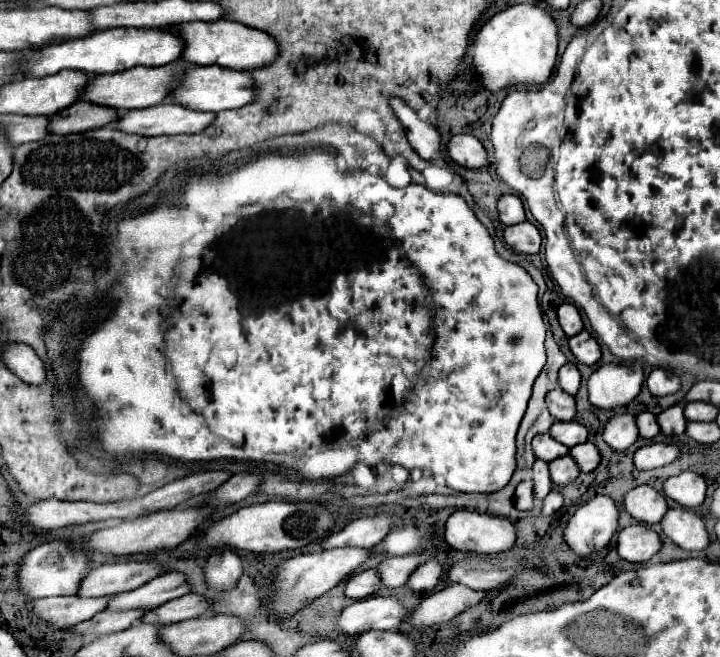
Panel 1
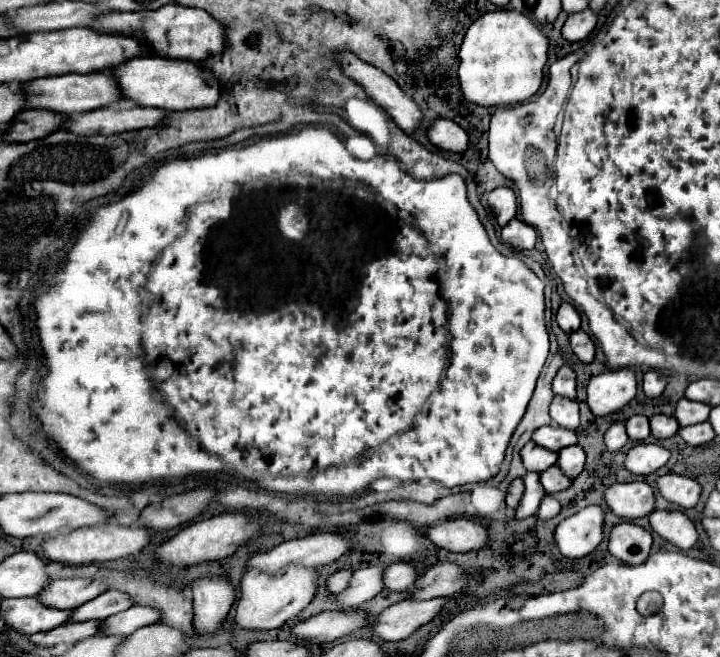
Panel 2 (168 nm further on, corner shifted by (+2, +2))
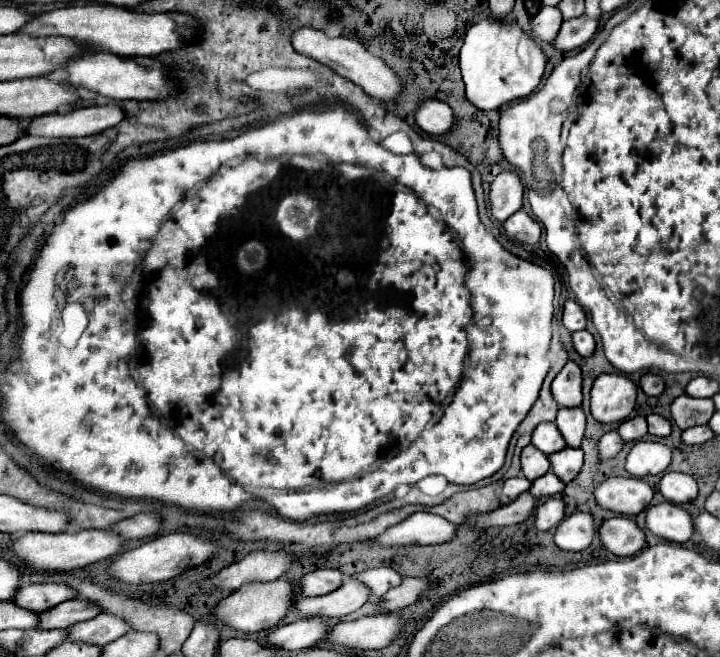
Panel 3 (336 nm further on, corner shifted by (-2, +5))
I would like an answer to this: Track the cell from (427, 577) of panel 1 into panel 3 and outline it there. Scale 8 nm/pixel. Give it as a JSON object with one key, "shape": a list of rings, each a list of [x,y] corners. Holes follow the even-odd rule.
{"shape":[[[388,566],[358,572],[358,574],[354,574],[354,578],[358,582],[362,582],[370,590],[370,594],[374,594],[378,598],[382,598],[390,588],[396,588],[402,582],[402,576],[394,568],[388,568]]]}

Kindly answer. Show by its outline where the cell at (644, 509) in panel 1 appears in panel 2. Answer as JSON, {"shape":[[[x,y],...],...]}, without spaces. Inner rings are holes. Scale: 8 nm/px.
{"shape":[[[644,481],[612,485],[606,491],[606,503],[618,517],[624,519],[648,517],[656,509],[654,491]]]}

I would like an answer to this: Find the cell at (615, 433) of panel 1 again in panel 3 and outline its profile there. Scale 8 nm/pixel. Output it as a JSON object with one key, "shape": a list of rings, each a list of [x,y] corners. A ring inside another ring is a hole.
{"shape":[[[612,430],[612,432],[606,432],[600,440],[598,440],[598,454],[600,454],[600,458],[602,460],[610,460],[610,458],[614,458],[620,450],[622,450],[622,438],[618,436],[618,432],[616,430]]]}

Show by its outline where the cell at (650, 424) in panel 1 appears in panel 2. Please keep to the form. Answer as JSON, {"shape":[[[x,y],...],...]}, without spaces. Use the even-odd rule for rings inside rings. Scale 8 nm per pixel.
{"shape":[[[634,415],[626,421],[628,437],[634,441],[644,441],[650,435],[650,421],[646,415]]]}

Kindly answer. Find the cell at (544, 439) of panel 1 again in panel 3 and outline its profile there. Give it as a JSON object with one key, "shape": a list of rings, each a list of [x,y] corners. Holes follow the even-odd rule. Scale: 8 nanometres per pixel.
{"shape":[[[532,444],[522,450],[522,472],[530,482],[544,476],[548,470],[550,470],[550,462],[548,462],[546,454],[542,454]]]}

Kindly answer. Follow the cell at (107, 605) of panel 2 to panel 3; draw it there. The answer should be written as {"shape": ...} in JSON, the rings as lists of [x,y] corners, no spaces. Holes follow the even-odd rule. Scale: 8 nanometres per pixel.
{"shape":[[[66,600],[46,612],[38,614],[36,630],[66,630],[76,622],[84,622],[100,614],[102,610],[86,600]]]}

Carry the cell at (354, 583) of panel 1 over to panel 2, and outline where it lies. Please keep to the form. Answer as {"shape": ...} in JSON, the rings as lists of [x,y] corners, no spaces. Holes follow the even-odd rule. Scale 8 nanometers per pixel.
{"shape":[[[338,571],[338,573],[334,573],[334,575],[328,577],[326,585],[328,585],[328,589],[330,589],[334,595],[338,595],[338,593],[342,593],[344,589],[348,589],[350,579],[352,579],[352,571]]]}

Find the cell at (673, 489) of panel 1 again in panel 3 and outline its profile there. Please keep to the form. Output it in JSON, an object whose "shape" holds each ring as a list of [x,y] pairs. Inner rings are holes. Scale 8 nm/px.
{"shape":[[[666,472],[660,480],[660,492],[668,502],[674,504],[686,504],[696,498],[698,484],[692,476],[682,472]]]}

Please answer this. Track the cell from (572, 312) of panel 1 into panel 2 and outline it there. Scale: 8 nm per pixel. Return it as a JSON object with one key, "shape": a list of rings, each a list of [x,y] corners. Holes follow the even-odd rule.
{"shape":[[[570,303],[560,305],[560,309],[556,313],[556,321],[562,327],[562,331],[566,331],[566,333],[574,333],[580,329],[580,315]]]}

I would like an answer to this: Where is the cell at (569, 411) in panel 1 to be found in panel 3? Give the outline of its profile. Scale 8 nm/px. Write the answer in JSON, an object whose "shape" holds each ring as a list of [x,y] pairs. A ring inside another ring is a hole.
{"shape":[[[560,408],[558,410],[558,418],[556,418],[556,426],[562,434],[562,438],[566,440],[566,446],[570,448],[580,448],[580,440],[584,436],[584,426],[586,426],[586,418],[584,418],[584,410],[578,408]]]}

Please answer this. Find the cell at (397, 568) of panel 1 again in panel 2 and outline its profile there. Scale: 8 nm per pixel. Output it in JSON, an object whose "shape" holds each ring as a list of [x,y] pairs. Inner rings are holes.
{"shape":[[[374,565],[354,571],[350,587],[338,595],[338,601],[344,609],[356,609],[358,605],[370,601],[384,589],[384,571],[388,565]]]}

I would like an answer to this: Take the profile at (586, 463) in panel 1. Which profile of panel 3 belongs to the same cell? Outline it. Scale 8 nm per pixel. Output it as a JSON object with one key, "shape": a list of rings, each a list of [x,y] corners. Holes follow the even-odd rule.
{"shape":[[[564,448],[560,452],[554,452],[548,456],[550,460],[550,470],[564,482],[572,482],[576,478],[576,474],[582,468],[582,456],[584,452],[580,448]]]}

